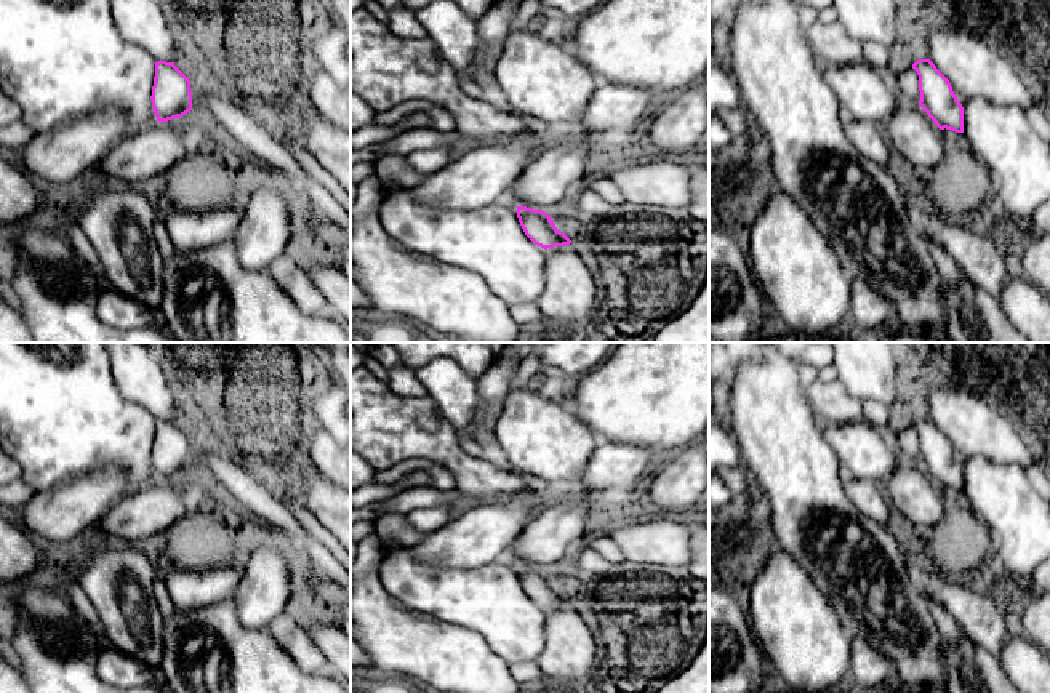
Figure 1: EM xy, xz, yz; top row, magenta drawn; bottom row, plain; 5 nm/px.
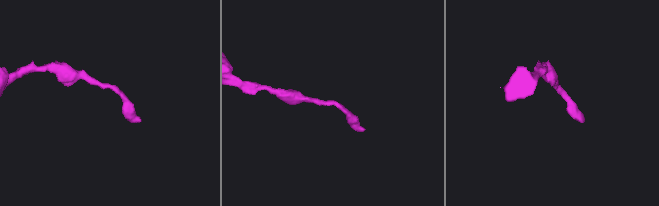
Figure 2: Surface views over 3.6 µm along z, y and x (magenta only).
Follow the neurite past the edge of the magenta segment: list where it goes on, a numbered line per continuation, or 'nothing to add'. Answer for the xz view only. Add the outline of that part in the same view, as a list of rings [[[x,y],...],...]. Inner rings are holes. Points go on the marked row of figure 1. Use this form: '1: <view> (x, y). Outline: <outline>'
nothing to add

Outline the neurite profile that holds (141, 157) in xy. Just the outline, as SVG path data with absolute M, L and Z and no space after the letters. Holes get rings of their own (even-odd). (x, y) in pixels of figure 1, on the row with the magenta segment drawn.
M194 110L168 122L155 122L146 130L125 136L107 152L90 178L96 184L152 187L166 170L197 147L203 131L205 118Z

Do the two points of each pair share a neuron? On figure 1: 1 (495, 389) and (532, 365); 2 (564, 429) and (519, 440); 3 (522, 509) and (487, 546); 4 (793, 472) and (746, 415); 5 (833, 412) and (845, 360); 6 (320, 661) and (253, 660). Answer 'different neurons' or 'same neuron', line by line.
1: different neurons
2: same neuron
3: same neuron
4: same neuron
5: different neurons
6: different neurons

